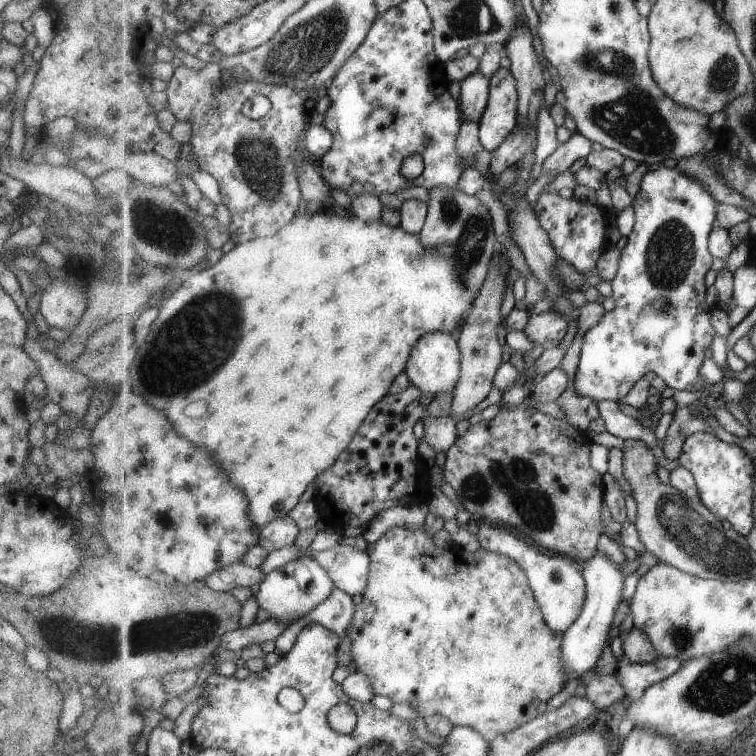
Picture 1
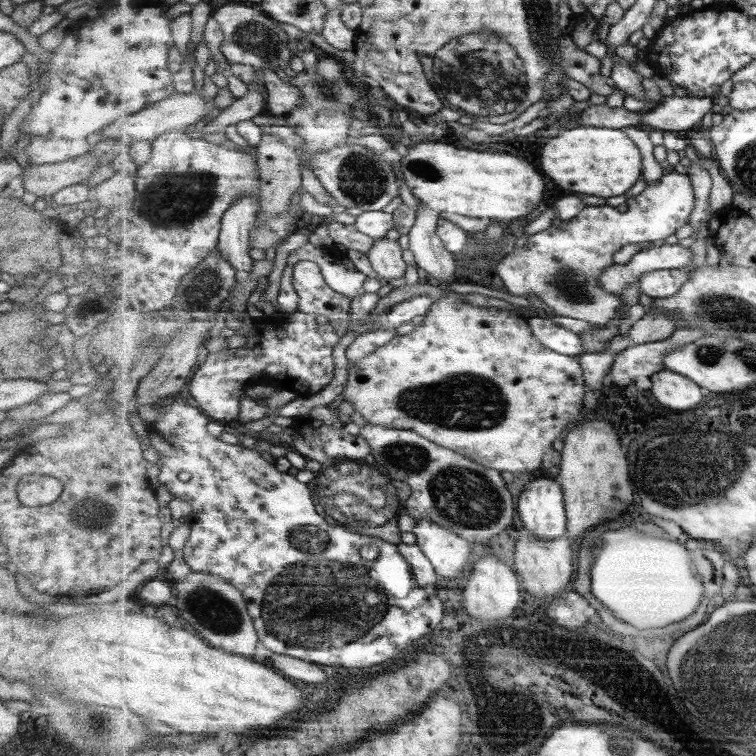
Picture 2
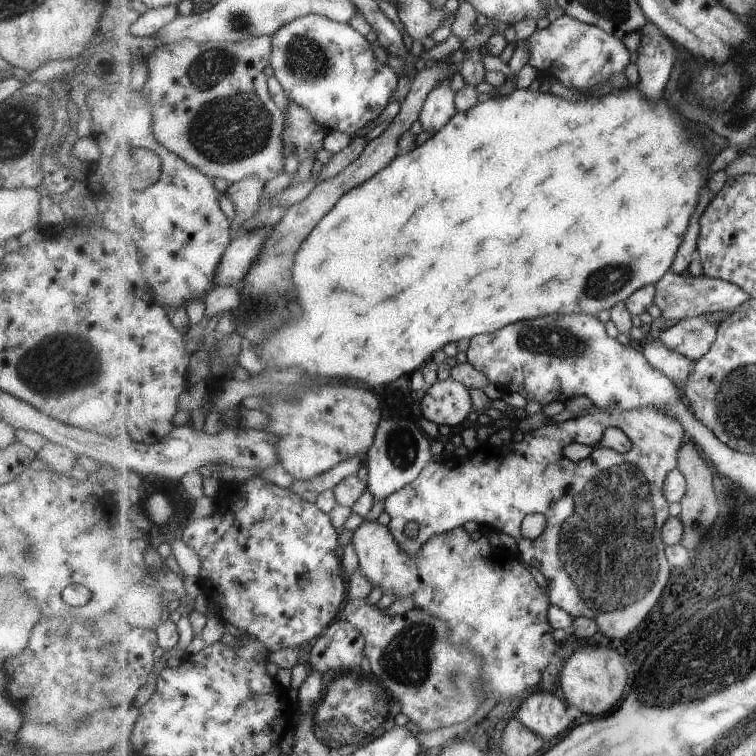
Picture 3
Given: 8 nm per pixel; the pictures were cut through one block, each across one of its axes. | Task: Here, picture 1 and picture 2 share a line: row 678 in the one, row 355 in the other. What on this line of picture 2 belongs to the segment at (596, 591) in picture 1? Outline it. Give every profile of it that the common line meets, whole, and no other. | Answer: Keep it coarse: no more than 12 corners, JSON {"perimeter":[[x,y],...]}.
{"perimeter":[[530,316],[534,337],[547,349],[581,356],[579,334],[547,316]]}

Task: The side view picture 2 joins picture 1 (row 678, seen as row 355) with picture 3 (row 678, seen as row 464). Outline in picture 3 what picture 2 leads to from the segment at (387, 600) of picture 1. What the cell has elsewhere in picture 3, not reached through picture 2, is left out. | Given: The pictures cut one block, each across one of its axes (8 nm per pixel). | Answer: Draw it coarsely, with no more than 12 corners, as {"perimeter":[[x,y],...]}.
{"perimeter":[[379,519],[351,542],[484,658],[484,700],[523,696],[557,650],[518,552],[457,527],[418,553]]}

